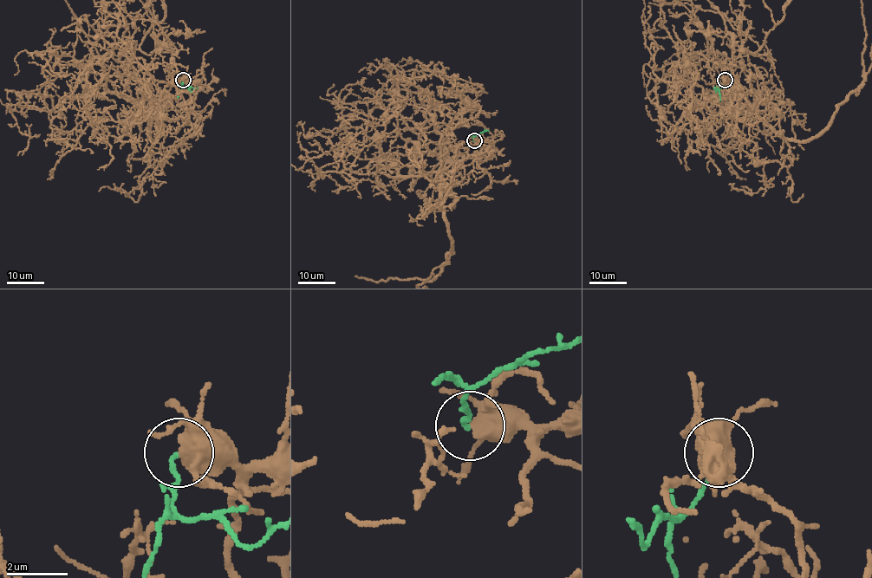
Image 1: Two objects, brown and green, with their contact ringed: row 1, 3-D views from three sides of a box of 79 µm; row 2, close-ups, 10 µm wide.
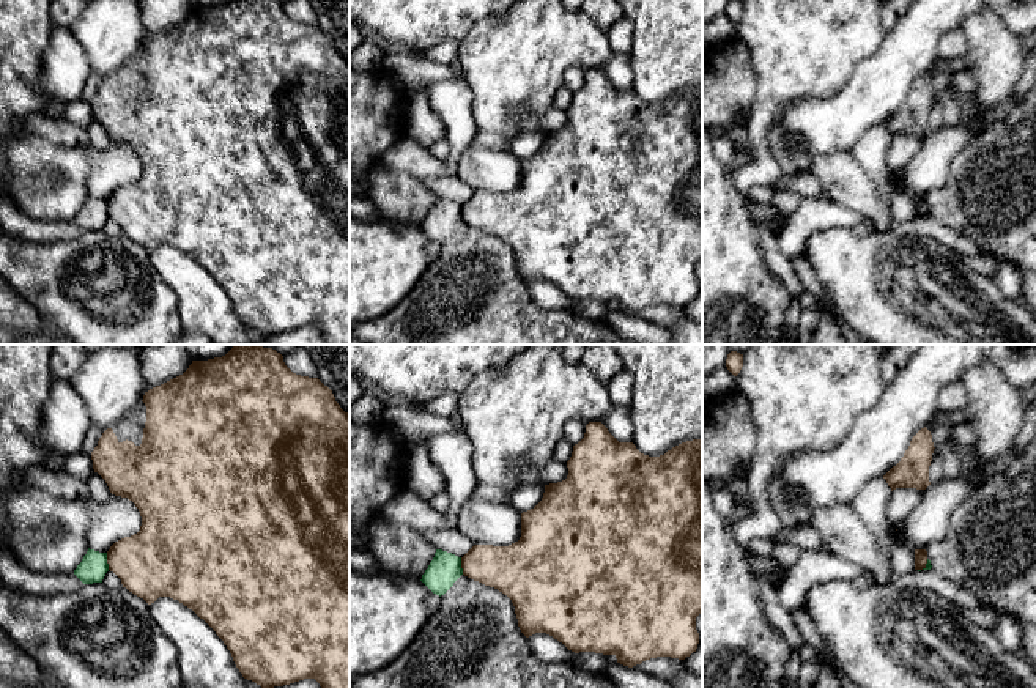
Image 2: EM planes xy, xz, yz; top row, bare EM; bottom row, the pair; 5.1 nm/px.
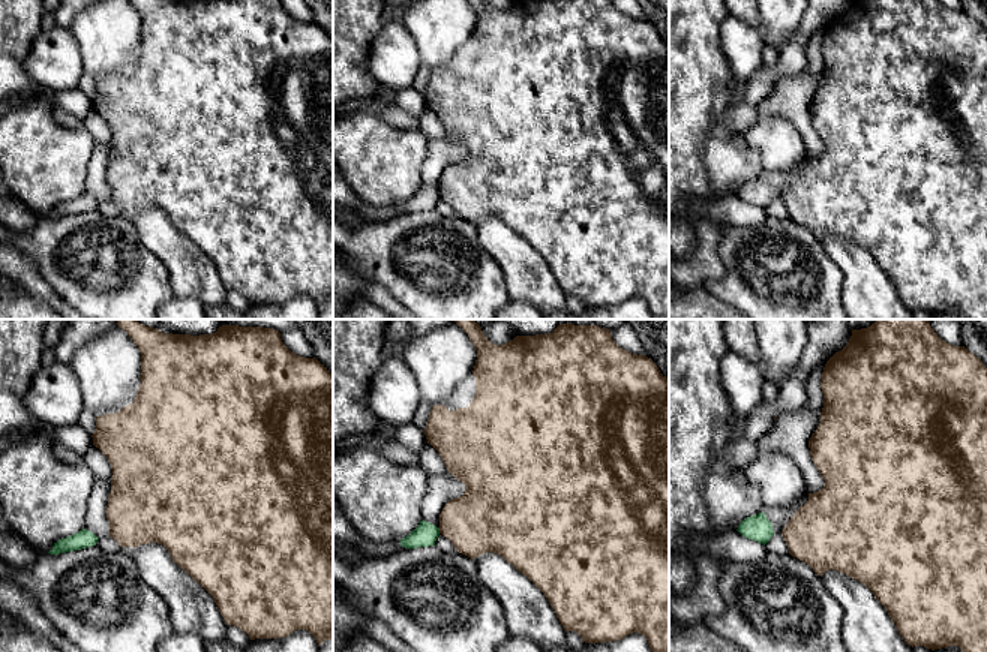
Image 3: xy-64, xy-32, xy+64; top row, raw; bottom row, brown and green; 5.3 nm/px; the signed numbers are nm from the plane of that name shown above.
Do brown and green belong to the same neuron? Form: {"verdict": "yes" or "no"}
{"verdict": "no"}

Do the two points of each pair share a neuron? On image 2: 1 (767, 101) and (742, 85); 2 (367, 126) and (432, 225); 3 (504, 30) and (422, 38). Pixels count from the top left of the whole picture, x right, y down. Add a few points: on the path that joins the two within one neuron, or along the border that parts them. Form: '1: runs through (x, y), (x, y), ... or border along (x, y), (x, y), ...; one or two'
1: border along (751, 59), (754, 103), (743, 125); two
2: border along (436, 197), (422, 222); two
3: border along (498, 16), (480, 19), (460, 41); two

